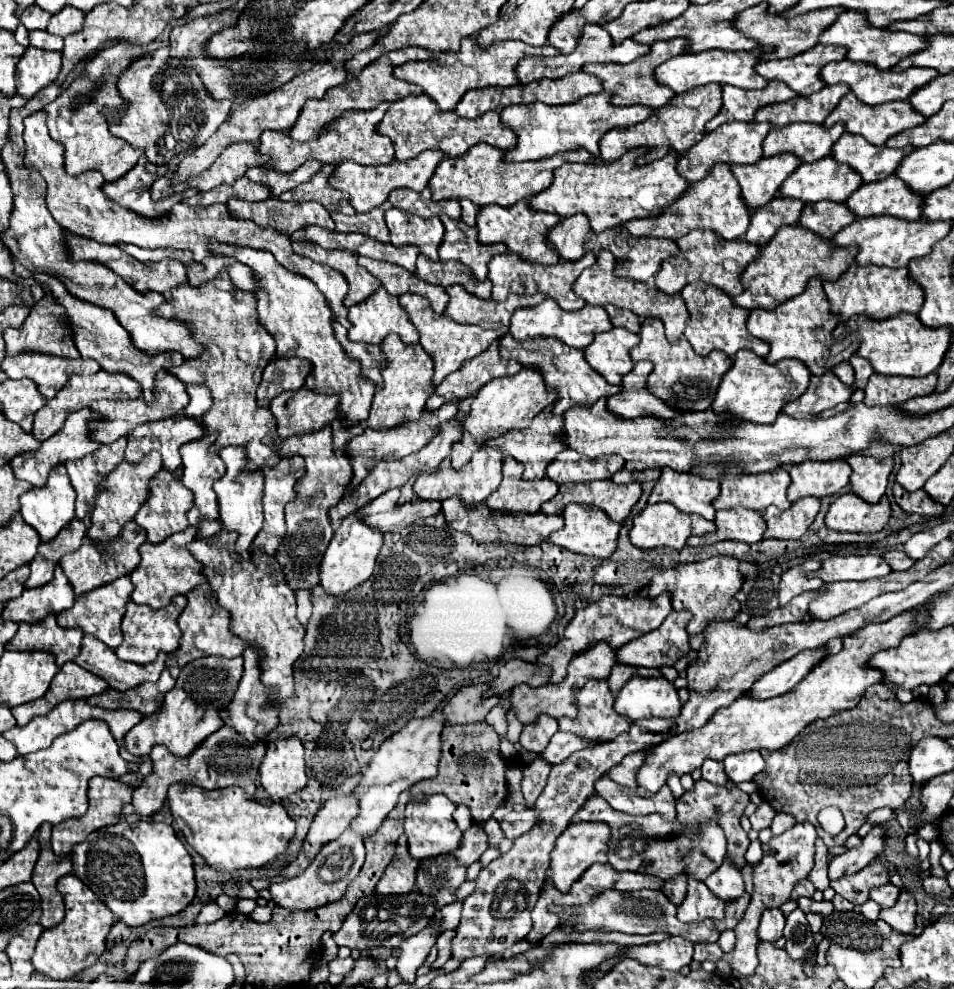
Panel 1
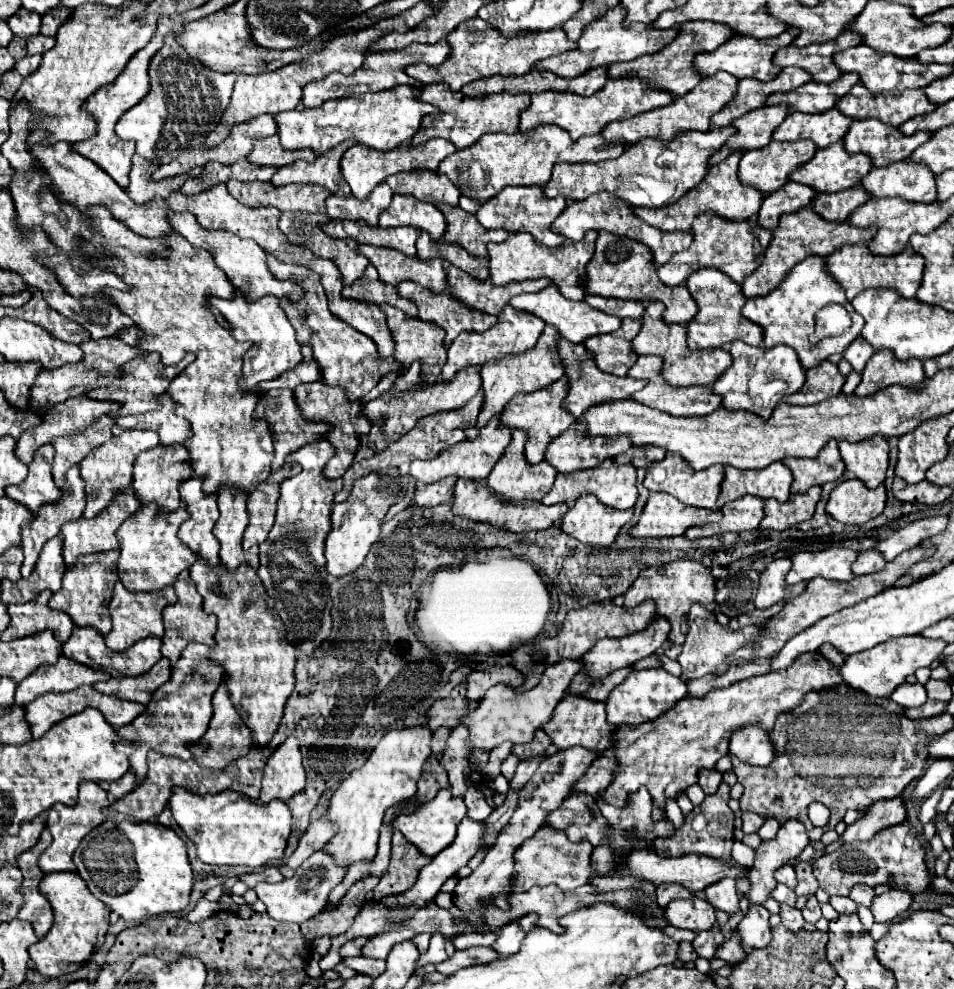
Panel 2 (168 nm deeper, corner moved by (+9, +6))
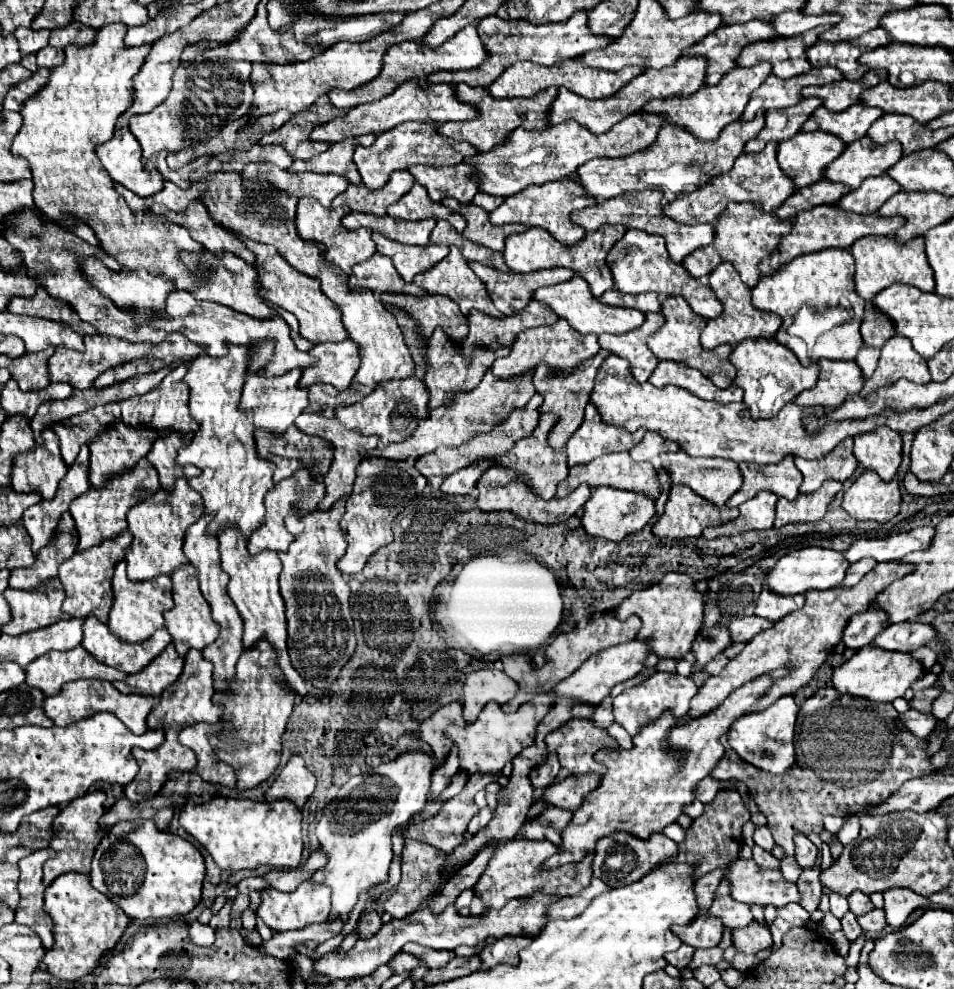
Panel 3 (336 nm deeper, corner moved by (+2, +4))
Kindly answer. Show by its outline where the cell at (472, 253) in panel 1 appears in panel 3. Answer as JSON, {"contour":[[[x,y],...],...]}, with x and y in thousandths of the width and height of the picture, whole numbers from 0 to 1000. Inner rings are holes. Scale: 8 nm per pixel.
{"contour":[[[464,201],[462,203],[466,209],[471,209],[473,213],[481,215],[487,219],[490,223],[490,230],[487,234],[483,236],[490,244],[496,244],[496,246],[504,246],[506,250],[513,250],[517,254],[527,254],[527,248],[529,248],[529,230],[519,230],[515,228],[513,223],[513,217],[510,213],[506,213],[504,209],[498,209],[496,205],[481,205],[479,201]]]}

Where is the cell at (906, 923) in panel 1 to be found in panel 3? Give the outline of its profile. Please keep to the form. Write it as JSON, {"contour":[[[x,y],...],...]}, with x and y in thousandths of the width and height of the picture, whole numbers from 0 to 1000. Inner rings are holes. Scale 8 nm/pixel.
{"contour":[[[932,899],[926,903],[926,907],[928,907],[926,919],[928,919],[930,935],[934,935],[936,939],[947,937],[959,919],[974,917],[974,907],[959,905],[957,901],[951,899]]]}

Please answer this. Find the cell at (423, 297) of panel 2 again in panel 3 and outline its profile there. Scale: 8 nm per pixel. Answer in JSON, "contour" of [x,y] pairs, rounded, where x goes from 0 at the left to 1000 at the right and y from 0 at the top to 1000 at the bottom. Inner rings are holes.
{"contour":[[[471,250],[471,252],[473,252],[471,258],[469,258],[462,266],[458,266],[454,272],[450,272],[450,274],[445,274],[445,276],[435,278],[433,286],[435,286],[437,290],[443,290],[450,298],[466,298],[466,300],[471,300],[473,304],[477,304],[477,306],[481,308],[481,312],[485,314],[487,321],[492,321],[492,314],[494,314],[494,312],[502,312],[502,314],[506,314],[506,316],[510,316],[510,319],[515,319],[515,321],[527,323],[529,319],[517,310],[517,306],[515,306],[510,294],[506,292],[506,286],[504,286],[502,282],[498,282],[498,276],[492,272],[492,268],[490,268],[490,264],[485,262],[483,254],[481,254],[479,250]]]}

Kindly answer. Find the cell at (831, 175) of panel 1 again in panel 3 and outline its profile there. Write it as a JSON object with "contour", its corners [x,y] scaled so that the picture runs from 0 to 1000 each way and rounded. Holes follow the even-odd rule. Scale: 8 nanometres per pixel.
{"contour":[[[911,139],[890,145],[884,155],[863,171],[863,181],[898,191],[909,179],[926,177],[947,159],[942,145],[919,147]]]}

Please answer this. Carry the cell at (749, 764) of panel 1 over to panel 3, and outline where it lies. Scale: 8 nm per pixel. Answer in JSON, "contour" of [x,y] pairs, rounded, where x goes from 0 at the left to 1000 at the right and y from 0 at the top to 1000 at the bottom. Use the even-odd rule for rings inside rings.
{"contour":[[[831,703],[817,705],[808,715],[796,721],[785,721],[773,727],[764,737],[764,753],[775,761],[777,767],[783,771],[806,780],[806,782],[821,782],[833,771],[833,757],[831,757],[831,739],[835,727],[835,711]]]}

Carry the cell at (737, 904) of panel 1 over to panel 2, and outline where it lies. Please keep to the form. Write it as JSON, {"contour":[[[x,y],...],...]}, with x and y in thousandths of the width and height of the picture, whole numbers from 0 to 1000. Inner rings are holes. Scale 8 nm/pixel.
{"contour":[[[748,935],[746,941],[742,943],[732,943],[732,947],[727,949],[727,960],[732,964],[732,968],[738,968],[742,972],[746,972],[751,968],[751,960],[757,956],[759,951],[759,945],[755,943],[755,937]]]}

